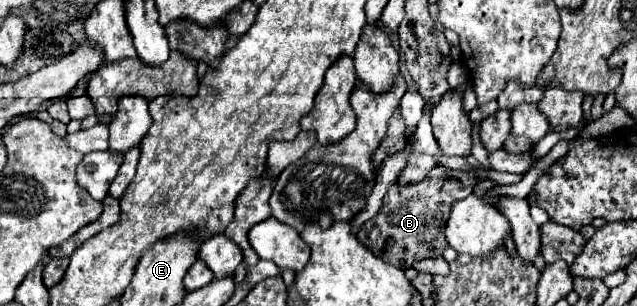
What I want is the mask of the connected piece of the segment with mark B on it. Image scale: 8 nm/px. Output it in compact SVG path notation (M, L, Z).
M443 166L431 170L431 174L415 184L397 188L397 184L387 190L387 198L383 198L383 206L375 218L371 218L357 234L357 240L367 246L377 258L391 262L399 268L411 268L413 262L423 258L439 258L447 248L445 240L445 224L447 214L453 202L467 198L473 192L477 178L473 172L457 172Z

